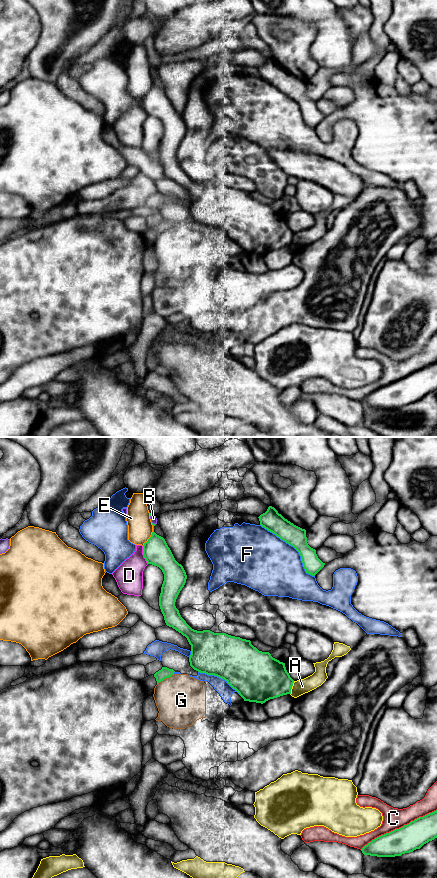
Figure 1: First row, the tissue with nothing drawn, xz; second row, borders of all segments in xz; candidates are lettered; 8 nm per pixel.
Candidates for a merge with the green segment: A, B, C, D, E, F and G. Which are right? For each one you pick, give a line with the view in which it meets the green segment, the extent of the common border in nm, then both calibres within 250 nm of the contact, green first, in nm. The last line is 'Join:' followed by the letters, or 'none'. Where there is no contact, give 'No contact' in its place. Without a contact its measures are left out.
Join: none

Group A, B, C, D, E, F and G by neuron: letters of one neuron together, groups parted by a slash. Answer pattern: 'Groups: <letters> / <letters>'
Groups: A / B / C / D / E / F / G

